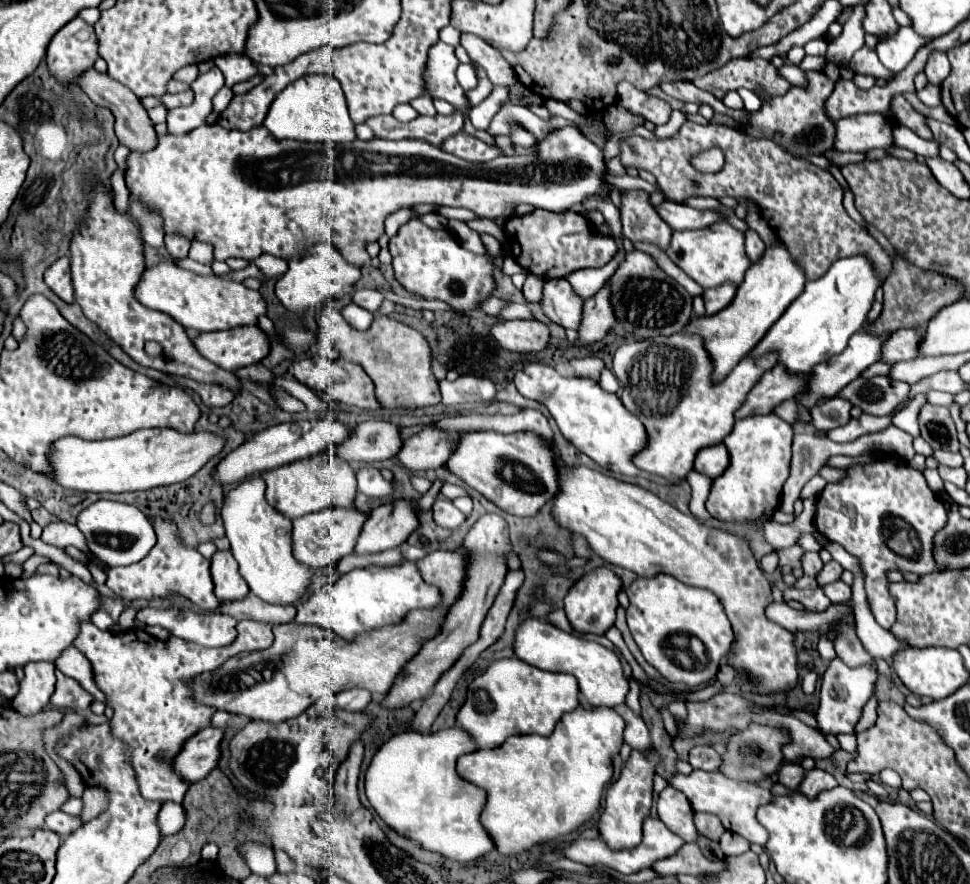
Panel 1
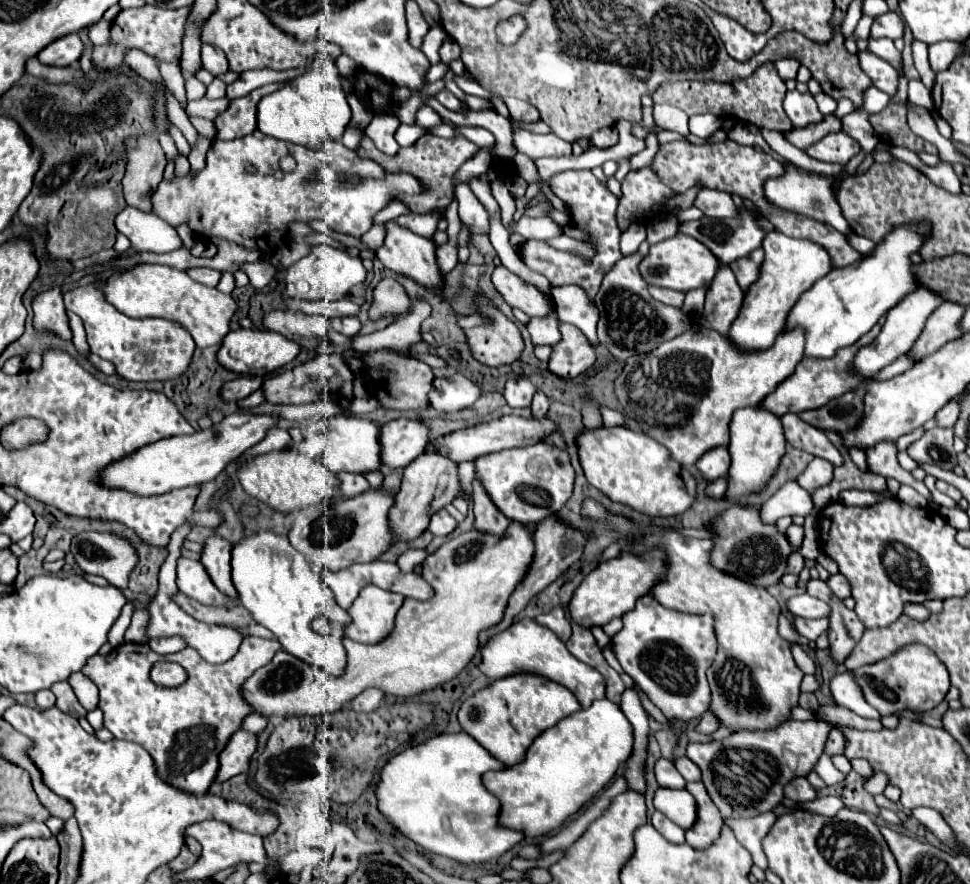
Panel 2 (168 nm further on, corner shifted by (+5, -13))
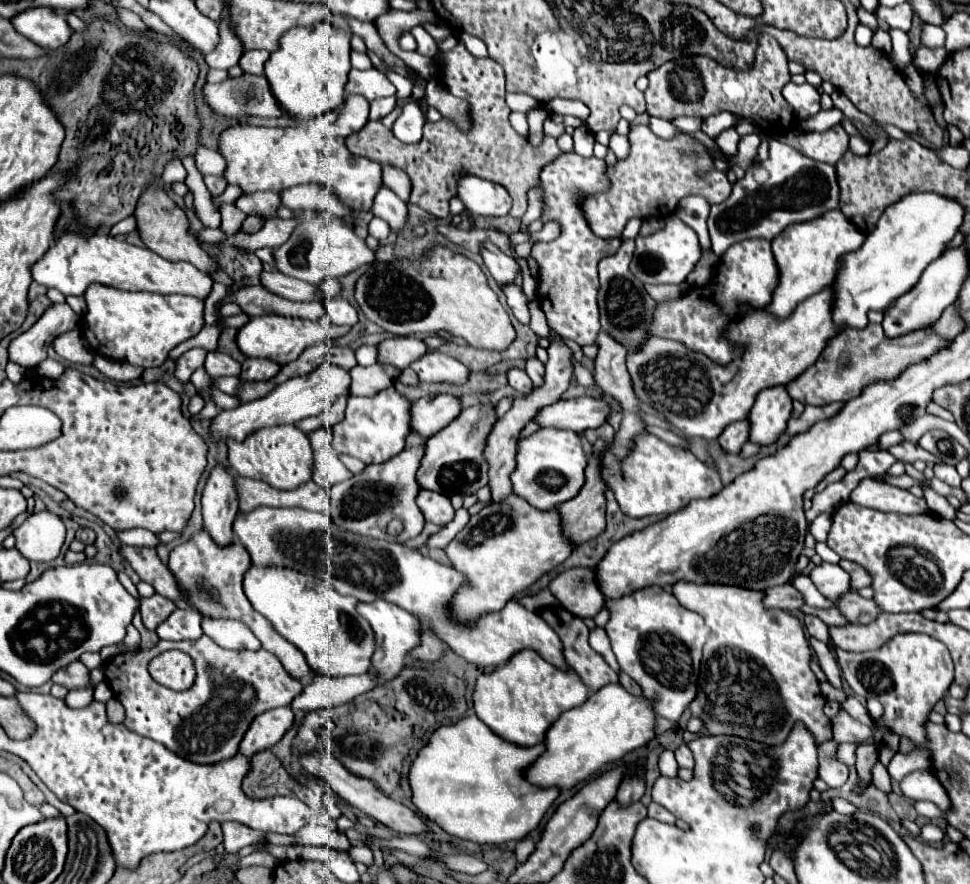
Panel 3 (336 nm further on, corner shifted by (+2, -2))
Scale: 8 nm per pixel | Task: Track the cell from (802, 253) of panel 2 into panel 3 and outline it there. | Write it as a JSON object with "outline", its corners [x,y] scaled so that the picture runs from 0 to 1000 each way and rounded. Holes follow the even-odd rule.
{"outline":[[[865,238],[853,240],[853,244],[834,251],[811,256],[803,267],[799,267],[799,271],[795,271],[797,290],[803,303],[803,319],[797,330],[795,344],[791,344],[791,348],[787,351],[805,362],[815,357],[822,344],[846,330],[861,317],[865,290],[884,283],[886,276],[890,276],[890,271],[892,265],[886,262],[886,258],[881,258],[881,253],[877,253]]]}

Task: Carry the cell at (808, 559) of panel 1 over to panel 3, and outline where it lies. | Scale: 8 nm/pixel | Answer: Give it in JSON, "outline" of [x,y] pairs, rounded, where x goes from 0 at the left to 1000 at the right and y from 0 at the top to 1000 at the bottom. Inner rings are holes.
{"outline":[[[881,667],[873,670],[873,674],[869,674],[869,679],[865,679],[863,688],[873,699],[875,706],[877,704],[879,706],[894,706],[894,704],[900,704],[908,695],[908,690],[904,688],[904,683],[900,679],[888,676]]]}

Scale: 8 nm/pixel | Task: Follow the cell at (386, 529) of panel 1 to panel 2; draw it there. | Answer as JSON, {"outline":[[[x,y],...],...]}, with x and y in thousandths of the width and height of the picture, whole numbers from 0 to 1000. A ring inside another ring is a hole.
{"outline":[[[452,510],[435,512],[431,519],[427,519],[416,531],[414,551],[408,558],[408,569],[402,578],[402,594],[404,594],[408,610],[421,612],[421,610],[429,610],[431,605],[435,605],[443,592],[445,580],[449,580],[460,569],[466,569],[466,564],[476,562],[476,560],[478,560],[478,553],[474,549],[472,524],[468,524],[464,517],[460,517]]]}

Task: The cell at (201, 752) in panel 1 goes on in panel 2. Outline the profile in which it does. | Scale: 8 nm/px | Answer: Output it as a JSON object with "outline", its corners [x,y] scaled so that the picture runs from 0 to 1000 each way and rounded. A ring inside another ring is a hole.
{"outline":[[[247,825],[243,831],[239,831],[239,836],[235,838],[235,847],[227,852],[227,872],[225,872],[223,886],[256,872],[264,847],[266,847],[264,829],[256,829]]]}

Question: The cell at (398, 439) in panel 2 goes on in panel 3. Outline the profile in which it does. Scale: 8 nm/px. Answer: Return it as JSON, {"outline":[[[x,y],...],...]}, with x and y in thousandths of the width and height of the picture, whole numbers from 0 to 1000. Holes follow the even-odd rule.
{"outline":[[[465,446],[434,450],[424,457],[424,486],[434,495],[442,495],[471,473],[473,466],[473,452]]]}

